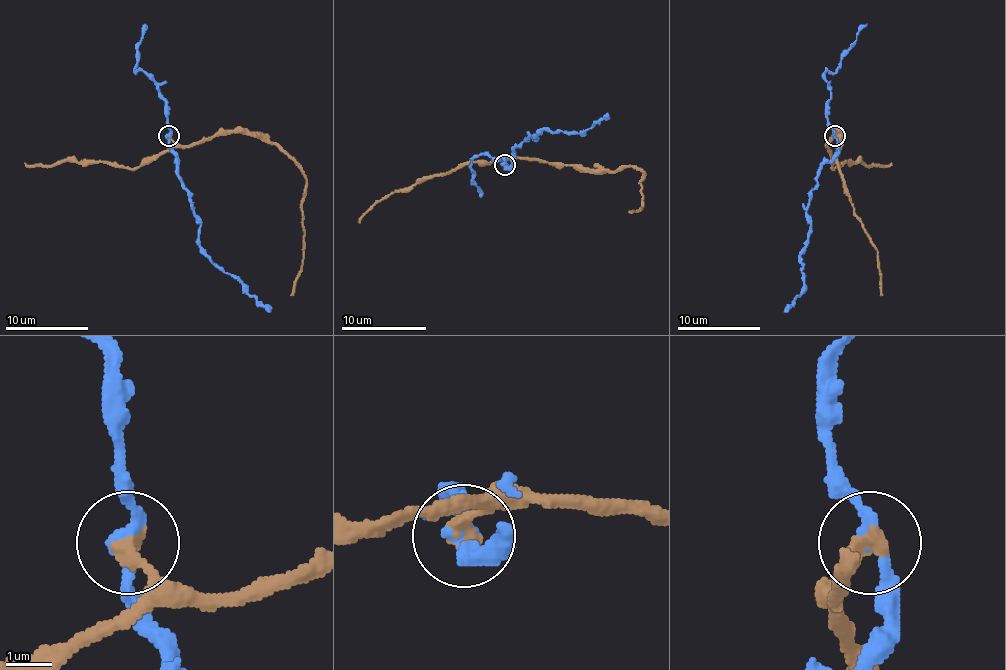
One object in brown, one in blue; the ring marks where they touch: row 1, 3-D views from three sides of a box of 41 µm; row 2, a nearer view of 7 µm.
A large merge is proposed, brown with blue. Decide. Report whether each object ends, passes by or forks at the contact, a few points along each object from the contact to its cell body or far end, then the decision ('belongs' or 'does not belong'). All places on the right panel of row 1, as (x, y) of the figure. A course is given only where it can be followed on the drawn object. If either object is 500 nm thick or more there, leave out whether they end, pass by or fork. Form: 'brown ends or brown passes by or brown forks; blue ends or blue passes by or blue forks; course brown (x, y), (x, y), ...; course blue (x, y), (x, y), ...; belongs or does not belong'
brown ends; blue passes by; course brown (835, 135), (829, 146), (839, 135), (837, 162), (843, 189), (876, 252), (881, 295); course blue (835, 135), (837, 152), (810, 191), (806, 216), (810, 225), (806, 250), (800, 256), (804, 291), (783, 312); does not belong

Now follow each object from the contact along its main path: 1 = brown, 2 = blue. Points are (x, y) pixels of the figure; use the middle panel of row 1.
1: (504, 165), (513, 159), (532, 159), (619, 171), (633, 167), (644, 173), (640, 184), (642, 207), (629, 211)
2: (504, 165), (506, 167), (513, 150), (530, 135), (536, 139), (544, 129), (585, 133), (608, 112)

